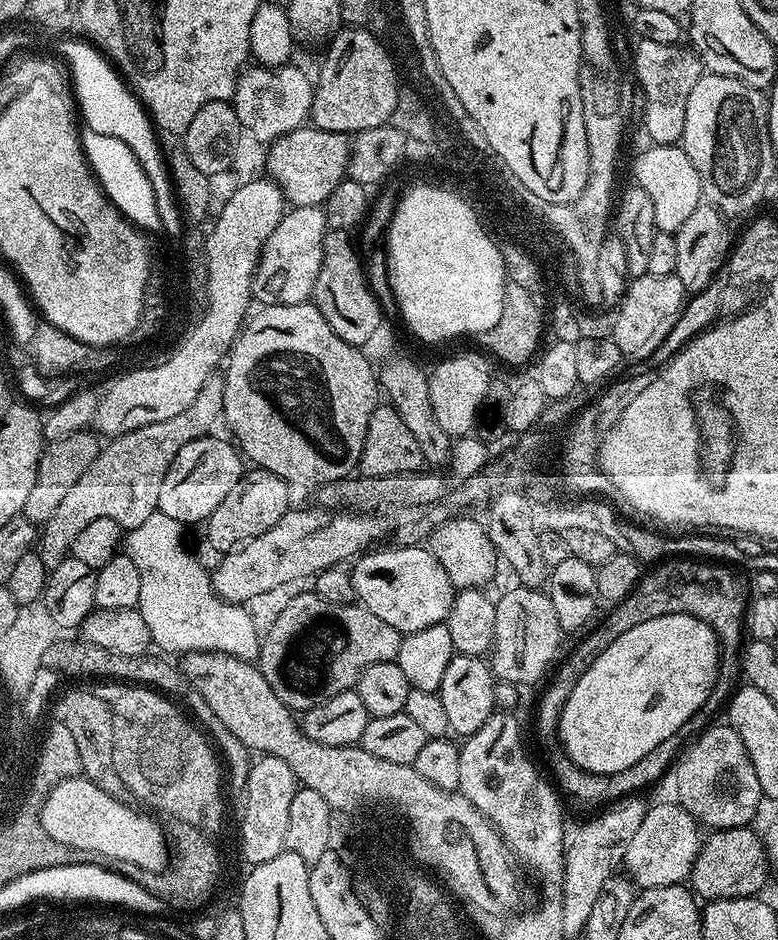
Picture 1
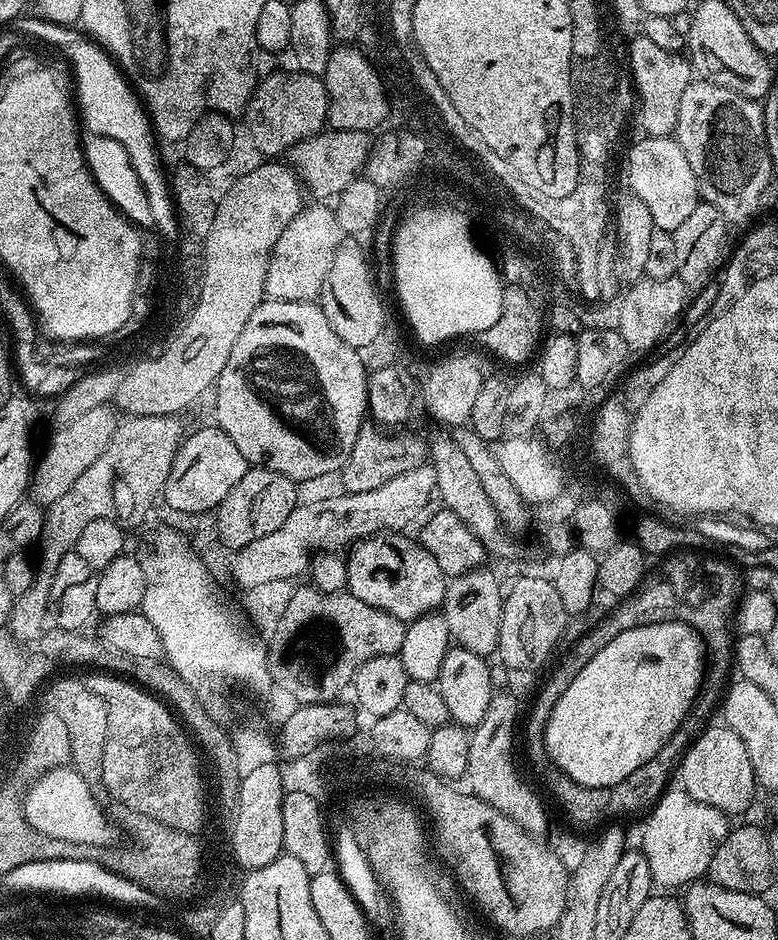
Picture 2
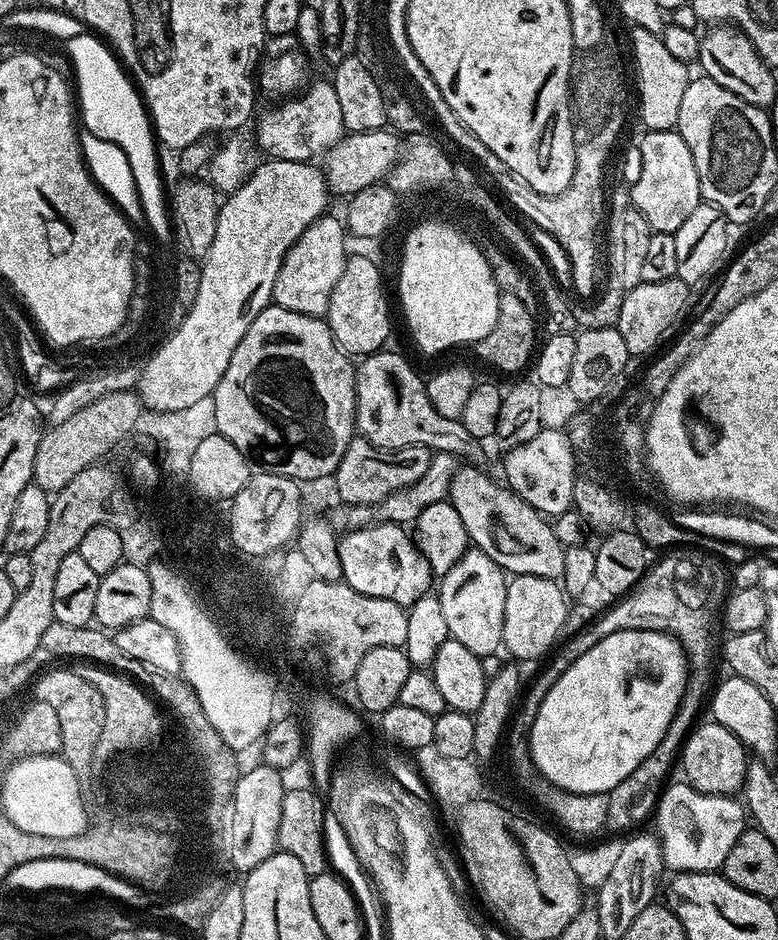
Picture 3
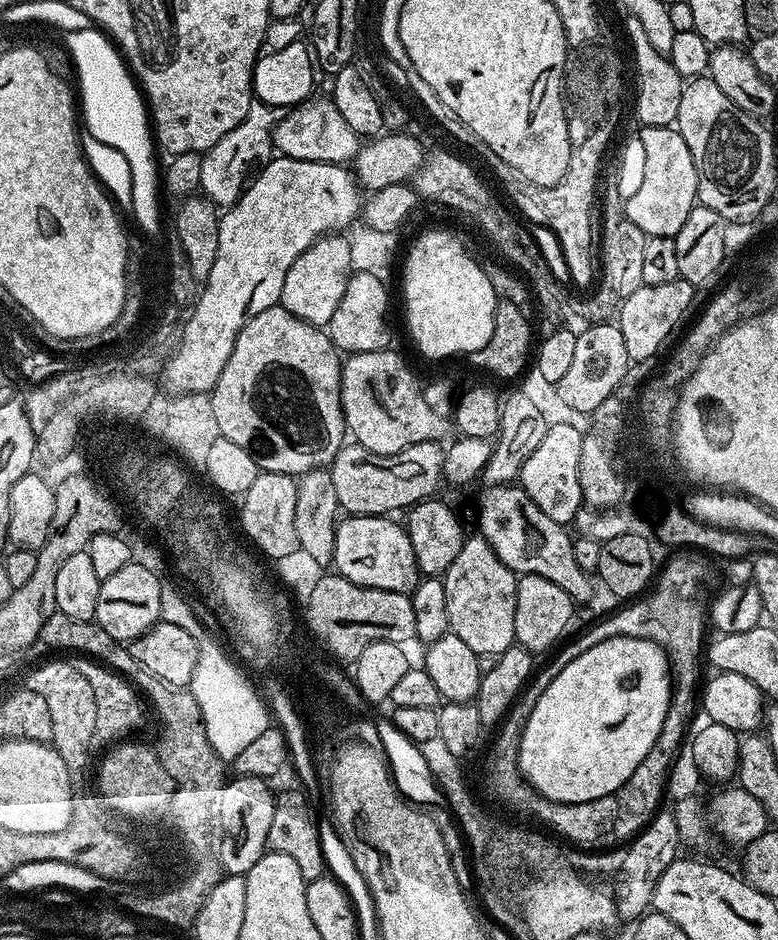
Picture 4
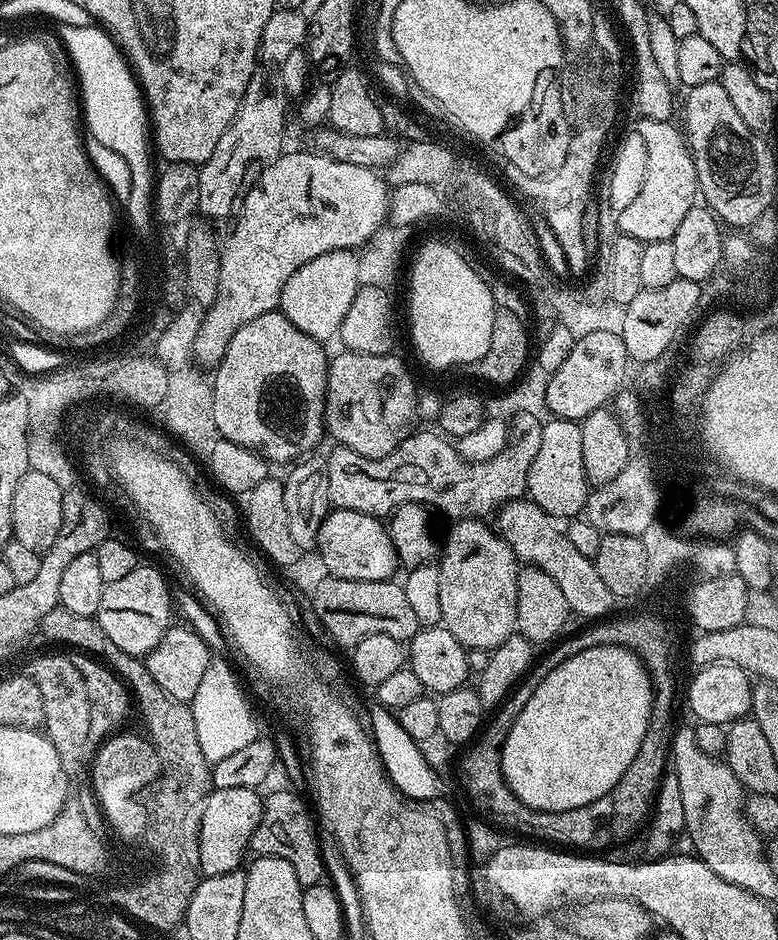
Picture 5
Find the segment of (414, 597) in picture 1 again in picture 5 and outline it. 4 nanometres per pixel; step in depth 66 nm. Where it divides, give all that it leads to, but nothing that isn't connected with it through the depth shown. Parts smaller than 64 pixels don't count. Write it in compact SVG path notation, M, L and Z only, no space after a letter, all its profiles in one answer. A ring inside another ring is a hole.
M333 507L322 522L314 548L323 562L326 562L330 576L378 582L393 579L397 575L396 548L392 545L385 521L358 510Z

